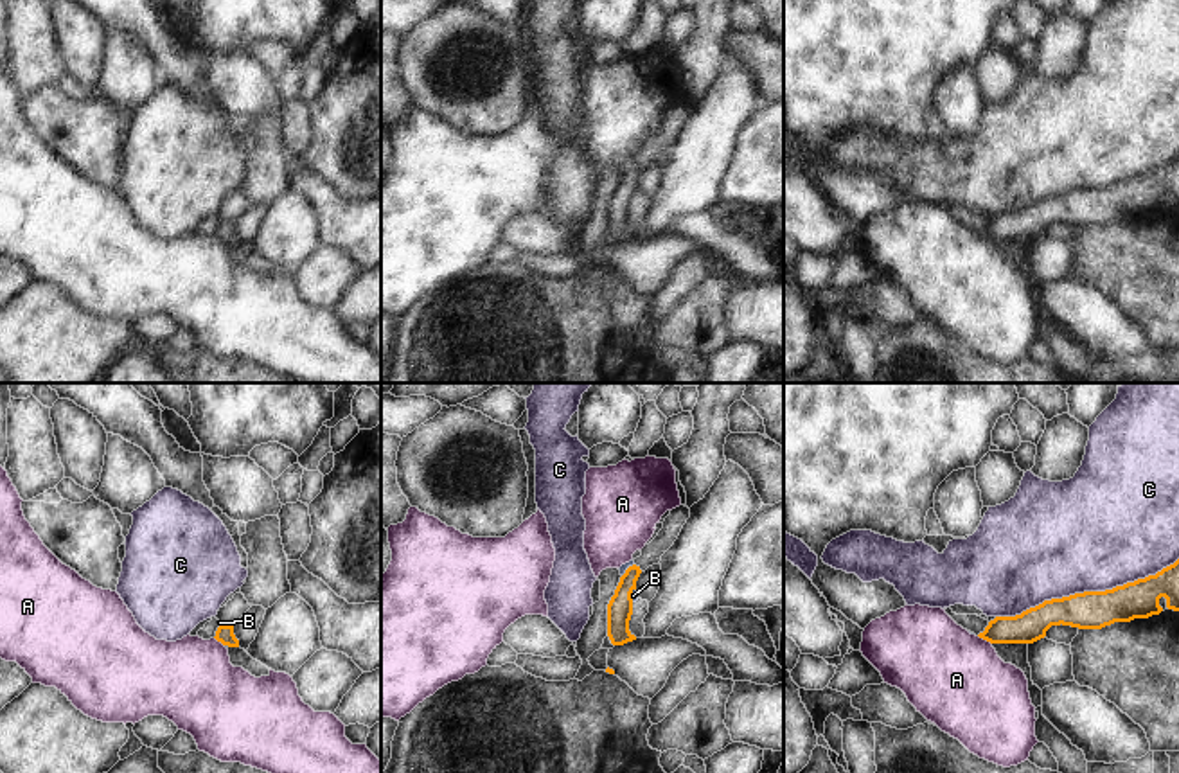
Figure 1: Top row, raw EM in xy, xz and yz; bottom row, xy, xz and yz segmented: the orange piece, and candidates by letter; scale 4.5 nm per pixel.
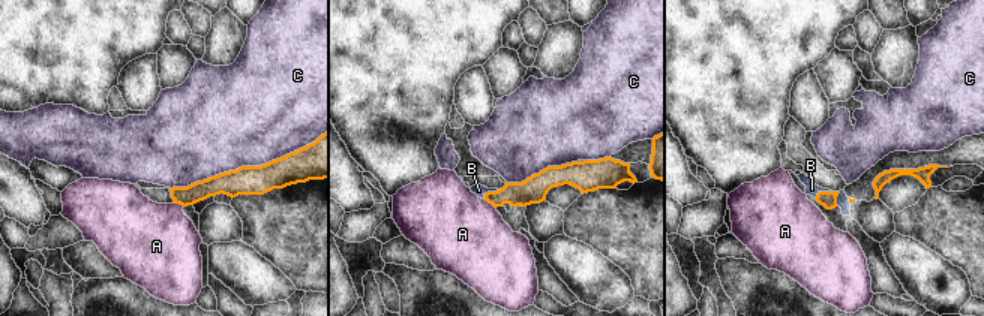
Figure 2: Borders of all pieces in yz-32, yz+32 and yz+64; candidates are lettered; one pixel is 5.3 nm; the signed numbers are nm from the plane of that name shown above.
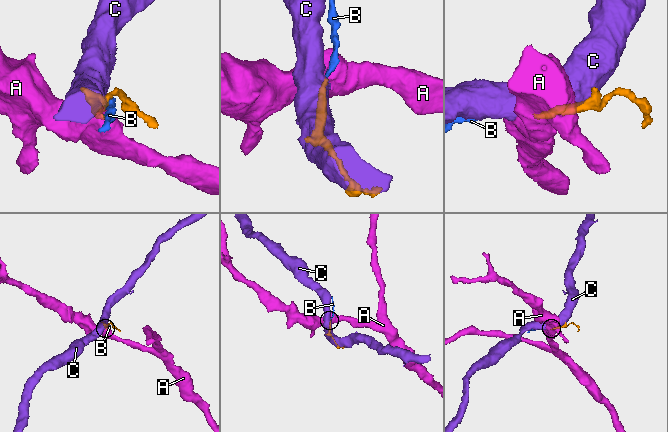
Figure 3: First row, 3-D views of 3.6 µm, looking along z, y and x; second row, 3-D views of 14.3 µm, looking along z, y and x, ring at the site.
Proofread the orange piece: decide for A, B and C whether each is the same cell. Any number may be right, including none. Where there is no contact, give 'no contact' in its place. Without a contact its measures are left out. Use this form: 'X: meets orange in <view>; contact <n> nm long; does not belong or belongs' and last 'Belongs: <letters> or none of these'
A: meets orange in yz; contact 80 nm long; does not belong
B: meets orange in xz; contact 70 nm long; belongs
C: meets orange in yz; contact 850 nm long; does not belong
Belongs: B

